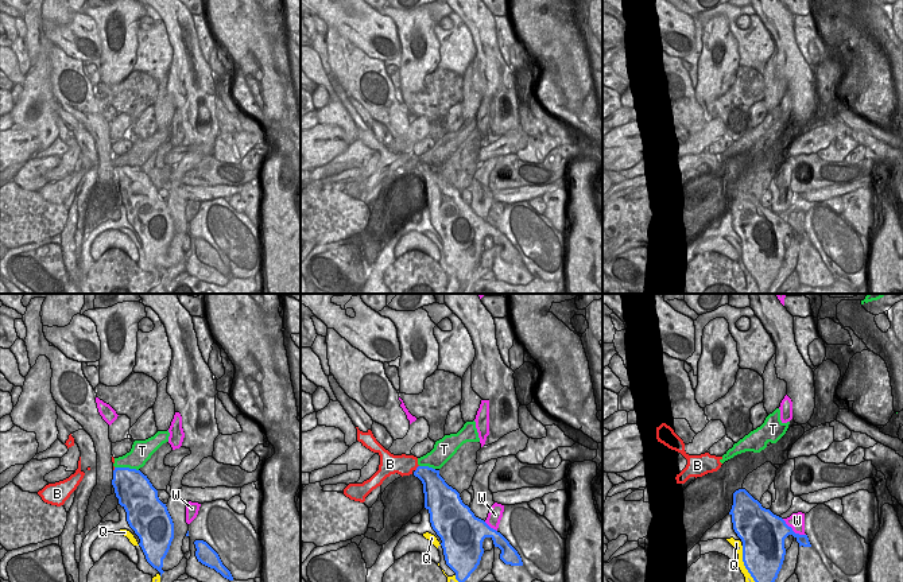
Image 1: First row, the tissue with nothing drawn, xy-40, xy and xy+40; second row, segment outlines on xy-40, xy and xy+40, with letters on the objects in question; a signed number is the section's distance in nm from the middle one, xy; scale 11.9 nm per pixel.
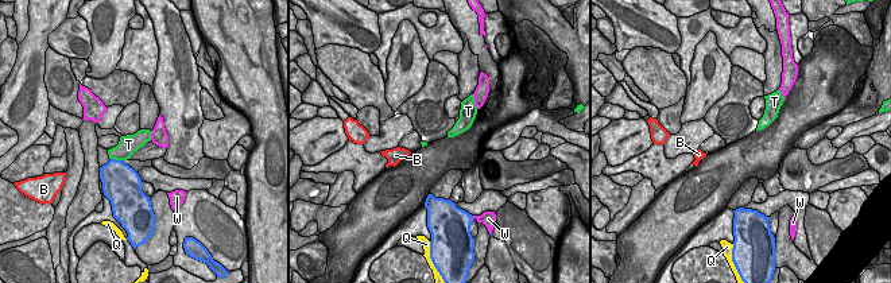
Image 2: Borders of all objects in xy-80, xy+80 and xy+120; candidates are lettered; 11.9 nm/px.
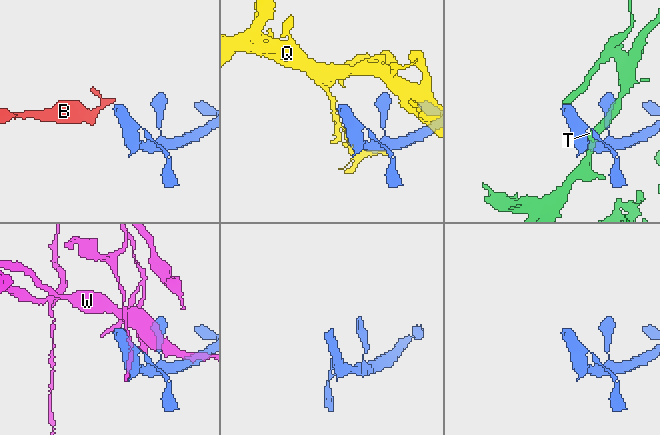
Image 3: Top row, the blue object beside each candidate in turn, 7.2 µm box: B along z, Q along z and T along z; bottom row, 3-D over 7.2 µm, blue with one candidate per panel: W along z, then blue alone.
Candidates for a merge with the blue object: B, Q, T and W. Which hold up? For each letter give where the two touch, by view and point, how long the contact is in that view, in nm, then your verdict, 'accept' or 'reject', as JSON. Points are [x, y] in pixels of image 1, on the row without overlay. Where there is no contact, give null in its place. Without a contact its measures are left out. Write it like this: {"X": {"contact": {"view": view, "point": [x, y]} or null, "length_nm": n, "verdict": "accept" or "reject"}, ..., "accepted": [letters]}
{"B": {"contact": {"view": "xy", "point": [417, 166]}, "length_nm": 90, "verdict": "accept"}, "Q": {"contact": {"view": "xy+40", "point": [747, 267]}, "length_nm": 600, "verdict": "reject"}, "T": {"contact": {"view": "xy-40", "point": [127, 166]}, "length_nm": 300, "verdict": "reject"}, "W": {"contact": {"view": "xy+40", "point": [793, 229]}, "length_nm": 340, "verdict": "reject"}, "accepted": ["B"]}

